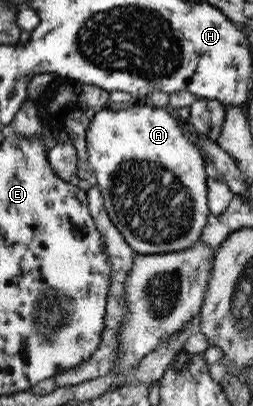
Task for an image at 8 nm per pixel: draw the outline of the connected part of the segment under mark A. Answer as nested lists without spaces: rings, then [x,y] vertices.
[[[138,105],[121,110],[108,110],[103,107],[91,117],[89,127],[85,132],[85,143],[88,163],[91,167],[92,175],[95,178],[95,184],[97,184],[99,190],[101,190],[101,199],[103,200],[103,206],[105,206],[107,216],[109,216],[111,223],[117,228],[117,231],[121,233],[121,237],[125,239],[125,243],[127,243],[133,251],[137,254],[171,253],[173,251],[187,249],[187,247],[191,247],[197,239],[200,239],[203,226],[210,217],[209,208],[207,208],[207,198],[205,197],[207,184],[205,184],[206,173],[203,166],[204,161],[202,156],[198,153],[196,146],[189,143],[185,135],[183,135],[182,122],[180,122],[180,120],[174,119],[167,113],[165,108],[162,107]]]

